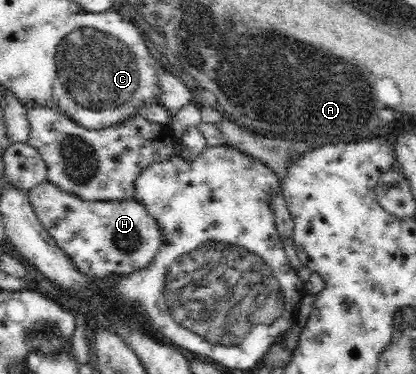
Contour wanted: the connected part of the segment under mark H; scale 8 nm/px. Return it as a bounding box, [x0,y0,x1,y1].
[28,181,161,277]

